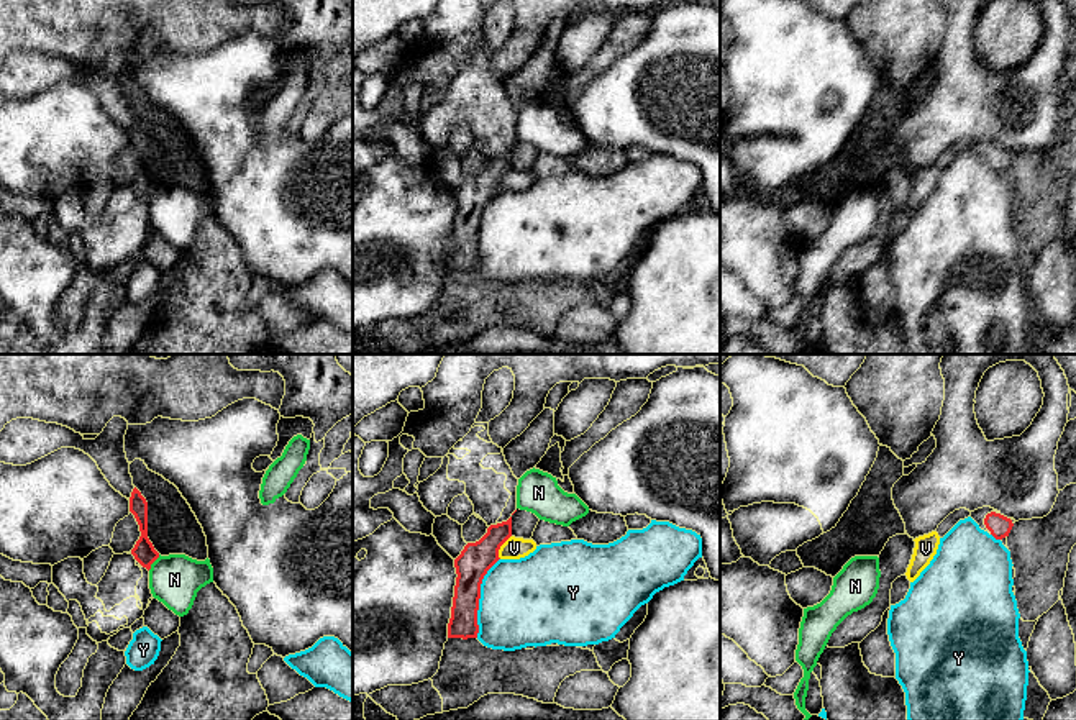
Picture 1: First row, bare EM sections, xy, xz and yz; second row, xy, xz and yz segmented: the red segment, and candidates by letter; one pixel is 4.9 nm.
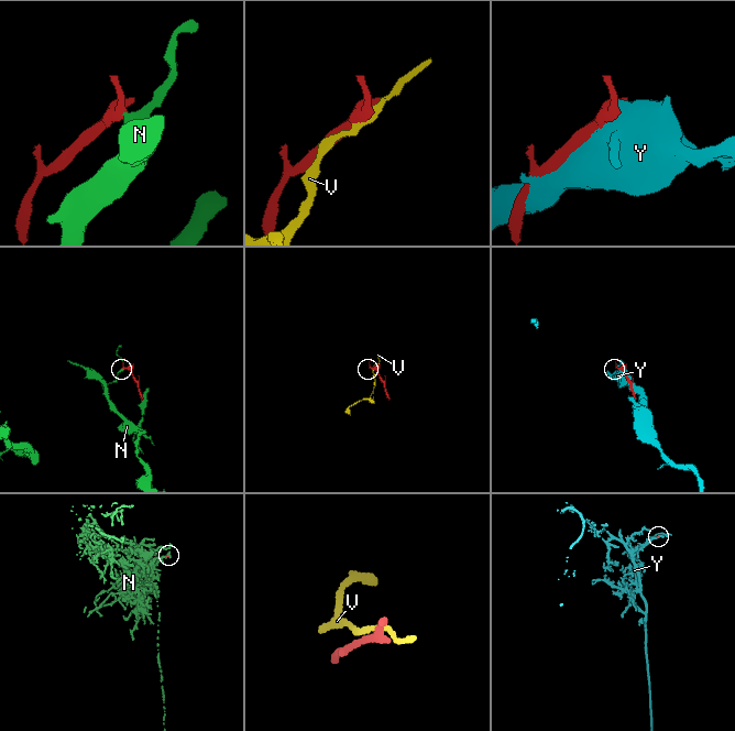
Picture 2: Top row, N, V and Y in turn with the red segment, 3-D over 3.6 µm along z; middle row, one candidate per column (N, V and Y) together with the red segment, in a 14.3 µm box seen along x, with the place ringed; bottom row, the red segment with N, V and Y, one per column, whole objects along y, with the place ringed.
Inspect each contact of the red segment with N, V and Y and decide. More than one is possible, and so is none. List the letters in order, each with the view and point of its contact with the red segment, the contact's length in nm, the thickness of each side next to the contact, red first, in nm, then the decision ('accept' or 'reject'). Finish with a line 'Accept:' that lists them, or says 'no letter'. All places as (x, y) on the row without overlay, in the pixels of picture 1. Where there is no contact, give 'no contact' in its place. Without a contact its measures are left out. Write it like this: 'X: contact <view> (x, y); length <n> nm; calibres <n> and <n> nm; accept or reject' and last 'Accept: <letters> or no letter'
N: contact xy (153, 194); length 100 nm; calibres 110 and 240 nm; reject
V: contact xz (501, 177); length 130 nm; calibres 160 and 110 nm; reject
Y: contact xz (479, 230); length 400 nm; calibres 160 and 440 nm; reject
Accept: no letter

